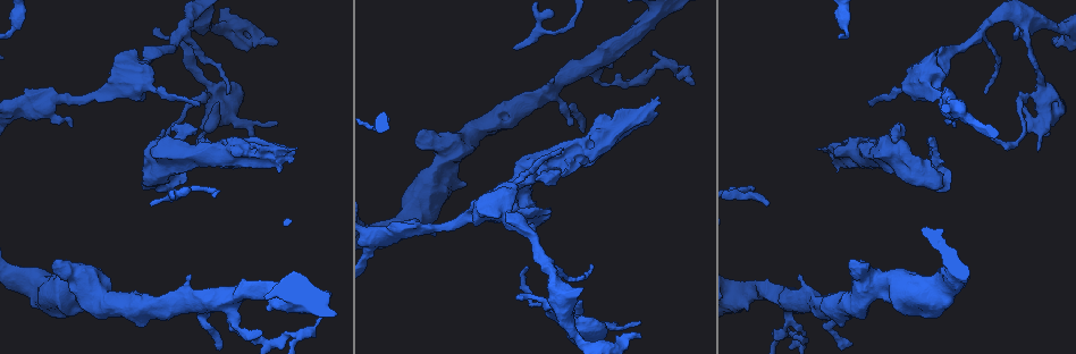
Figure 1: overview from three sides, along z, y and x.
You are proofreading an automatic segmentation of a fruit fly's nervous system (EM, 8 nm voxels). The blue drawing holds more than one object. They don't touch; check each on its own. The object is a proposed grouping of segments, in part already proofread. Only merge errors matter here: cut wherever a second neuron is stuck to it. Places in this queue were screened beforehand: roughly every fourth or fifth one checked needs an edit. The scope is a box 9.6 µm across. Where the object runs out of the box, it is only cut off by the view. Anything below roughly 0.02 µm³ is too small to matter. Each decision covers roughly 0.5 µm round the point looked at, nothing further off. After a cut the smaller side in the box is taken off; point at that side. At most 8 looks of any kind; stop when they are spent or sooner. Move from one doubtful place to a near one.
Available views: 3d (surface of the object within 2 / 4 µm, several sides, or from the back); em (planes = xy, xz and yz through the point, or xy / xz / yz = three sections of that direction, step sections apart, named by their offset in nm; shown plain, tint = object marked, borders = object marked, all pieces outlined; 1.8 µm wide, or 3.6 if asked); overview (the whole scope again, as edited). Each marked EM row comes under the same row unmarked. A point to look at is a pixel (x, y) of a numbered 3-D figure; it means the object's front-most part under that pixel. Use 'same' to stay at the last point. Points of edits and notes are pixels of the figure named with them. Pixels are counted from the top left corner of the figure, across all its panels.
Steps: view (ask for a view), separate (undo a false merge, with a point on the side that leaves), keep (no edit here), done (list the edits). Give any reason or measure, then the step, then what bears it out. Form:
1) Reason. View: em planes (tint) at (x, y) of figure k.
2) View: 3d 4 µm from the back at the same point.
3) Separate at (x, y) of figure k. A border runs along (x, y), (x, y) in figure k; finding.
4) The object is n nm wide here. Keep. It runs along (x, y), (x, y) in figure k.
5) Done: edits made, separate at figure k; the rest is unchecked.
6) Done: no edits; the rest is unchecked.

Thick turns thin. View: em 3.6 µm planes (tint) at (605, 140) of figure 1.

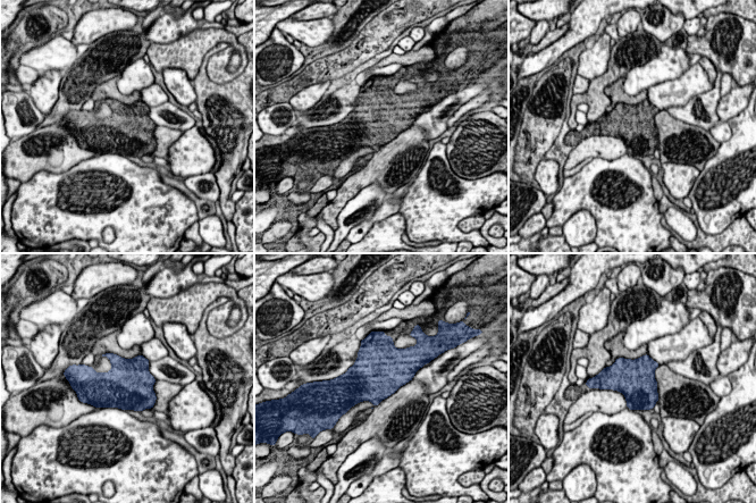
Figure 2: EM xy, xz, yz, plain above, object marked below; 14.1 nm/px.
Keep. Continuous, no second neuron.

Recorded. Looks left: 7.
Sharp bend. View: 3d 4 µm at (177, 195) of figure 1.

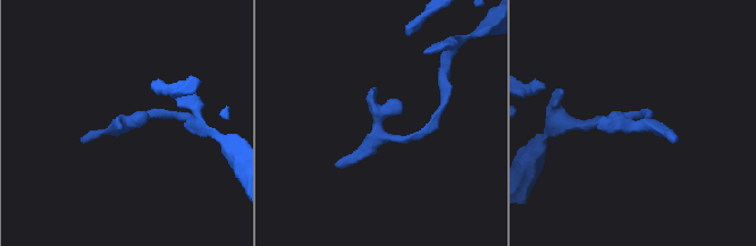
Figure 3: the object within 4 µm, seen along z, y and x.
Now the EM. View: em xz step 4 (tint) at (641, 125) of figure 3.

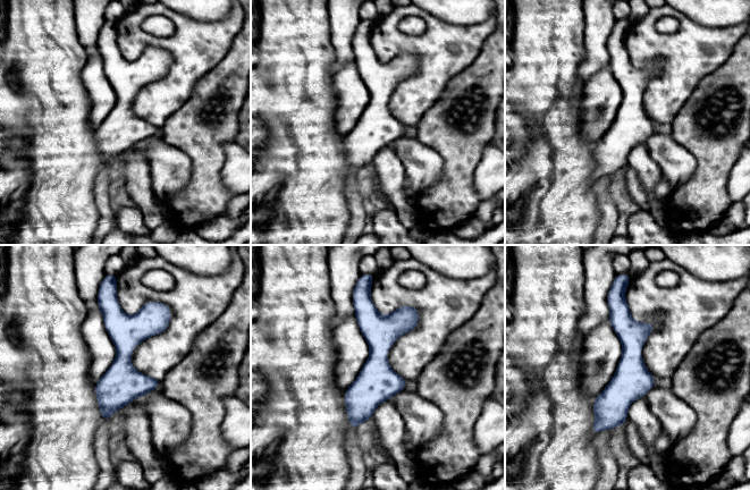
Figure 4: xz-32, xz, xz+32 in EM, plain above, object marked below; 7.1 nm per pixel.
Keep. It runs along (621, 305), (631, 381), (596, 429) in figure 4; continuous, no second neuron.

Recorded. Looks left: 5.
Sharp bend. View: em planes (borders) at (299, 332) of figure 1.

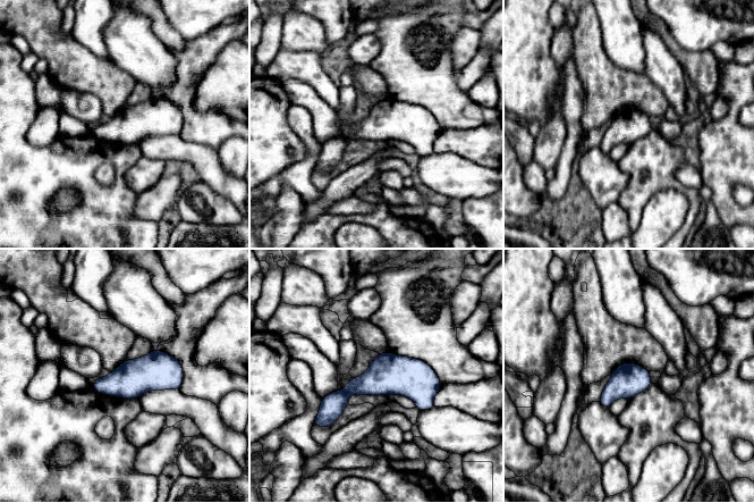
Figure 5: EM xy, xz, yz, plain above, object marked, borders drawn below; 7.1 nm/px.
The object is 240 nm wide here. Separate at (378, 380) of figure 5. A border runs along (344, 390), (347, 393) in figure 5; two neurons meet here.

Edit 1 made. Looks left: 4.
Done: edits made, separate at figure 5; the rest is unchecked.

